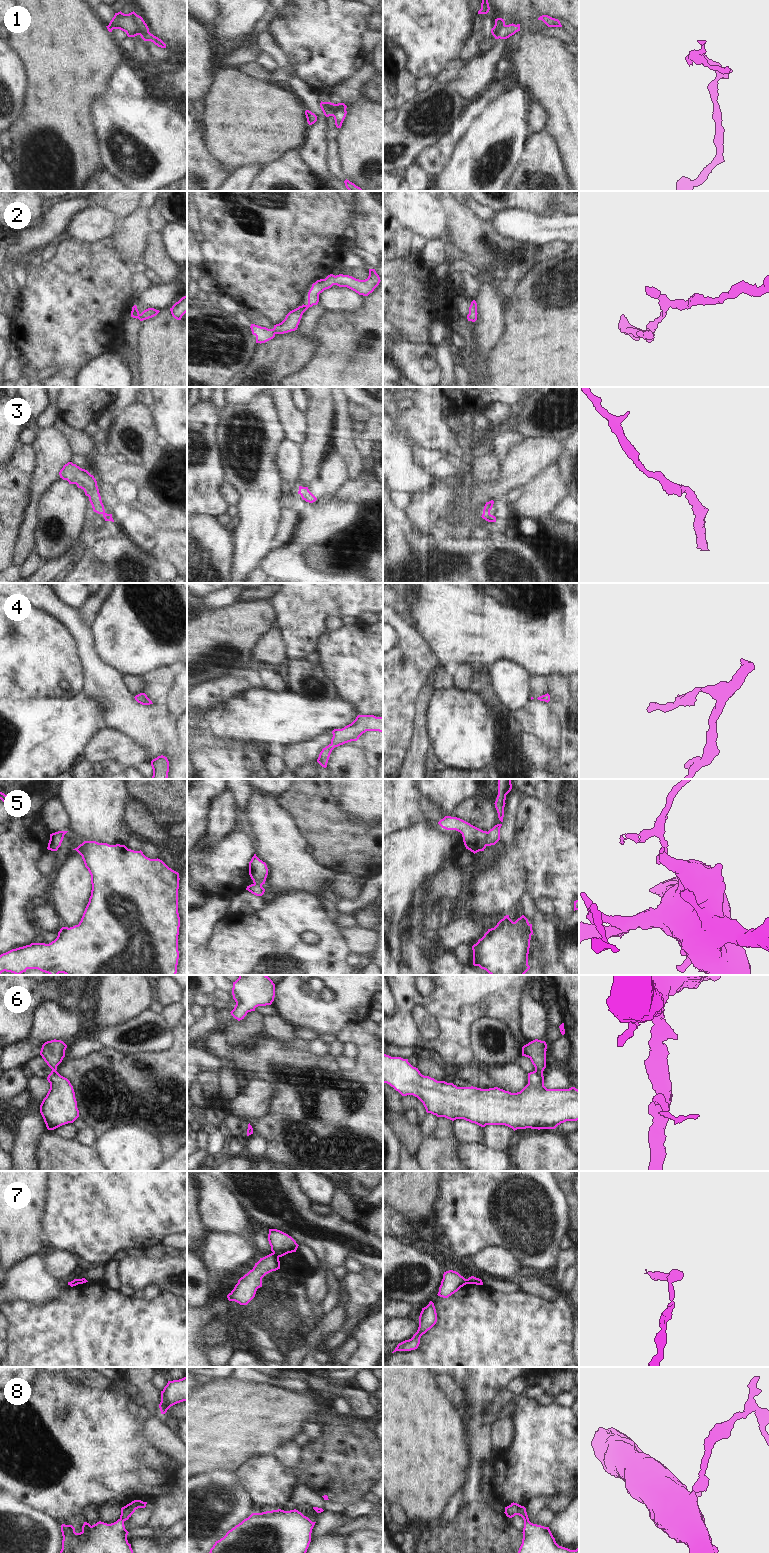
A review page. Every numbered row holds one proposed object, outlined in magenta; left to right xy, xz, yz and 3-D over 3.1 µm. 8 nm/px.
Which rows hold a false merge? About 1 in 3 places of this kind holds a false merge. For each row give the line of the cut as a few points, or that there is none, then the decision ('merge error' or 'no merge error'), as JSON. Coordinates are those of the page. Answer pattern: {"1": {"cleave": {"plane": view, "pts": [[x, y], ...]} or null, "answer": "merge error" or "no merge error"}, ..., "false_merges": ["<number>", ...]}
{"1": {"cleave": {"plane": "xz", "pts": [[345, 108], [336, 110], [333, 116]]}, "answer": "merge error"}, "2": {"cleave": null, "answer": "no merge error"}, "3": {"cleave": null, "answer": "no merge error"}, "4": {"cleave": null, "answer": "no merge error"}, "5": {"cleave": {"plane": "yz", "pts": [[488, 832], [486, 845]]}, "answer": "merge error"}, "6": {"cleave": {"plane": "yz", "pts": [[535, 1069], [542, 1071]]}, "answer": "merge error"}, "7": {"cleave": {"plane": "xz", "pts": [[273, 1252], [278, 1257]]}, "answer": "merge error"}, "8": {"cleave": null, "answer": "no merge error"}, "false_merges": ["1", "5", "6", "7"]}

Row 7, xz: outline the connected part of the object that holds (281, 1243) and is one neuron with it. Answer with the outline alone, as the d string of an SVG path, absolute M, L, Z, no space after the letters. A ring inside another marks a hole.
M269 1229L268 1241L271 1251L278 1257L296 1252L299 1246L291 1236L277 1229Z

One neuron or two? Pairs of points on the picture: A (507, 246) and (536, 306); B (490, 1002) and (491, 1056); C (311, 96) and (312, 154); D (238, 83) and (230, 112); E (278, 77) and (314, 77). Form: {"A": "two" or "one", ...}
{"A": "two", "B": "two", "C": "one", "D": "one", "E": "two"}

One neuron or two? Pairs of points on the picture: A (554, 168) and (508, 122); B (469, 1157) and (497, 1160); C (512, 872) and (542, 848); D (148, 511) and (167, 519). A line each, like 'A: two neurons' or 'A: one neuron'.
A: two neurons
B: one neuron
C: one neuron
D: one neuron

